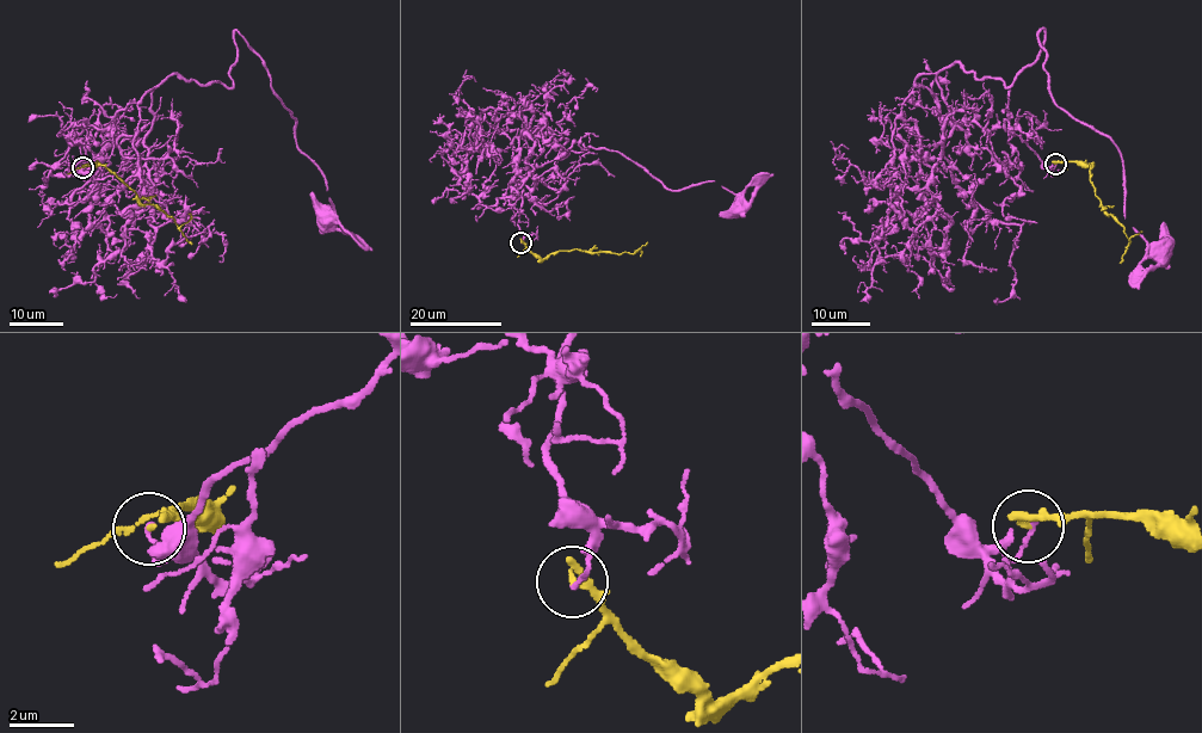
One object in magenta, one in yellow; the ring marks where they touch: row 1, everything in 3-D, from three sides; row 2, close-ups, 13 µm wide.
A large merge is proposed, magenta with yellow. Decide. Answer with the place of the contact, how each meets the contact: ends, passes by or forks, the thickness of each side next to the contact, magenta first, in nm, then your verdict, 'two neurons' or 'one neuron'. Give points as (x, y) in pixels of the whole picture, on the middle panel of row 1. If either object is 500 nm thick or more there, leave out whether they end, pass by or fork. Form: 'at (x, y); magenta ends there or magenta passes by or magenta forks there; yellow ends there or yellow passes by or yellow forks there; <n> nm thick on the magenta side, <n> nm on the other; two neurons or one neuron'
at (521, 242); magenta ends there; yellow ends there; 130 nm thick on the magenta side, 140 nm on the other; two neurons

